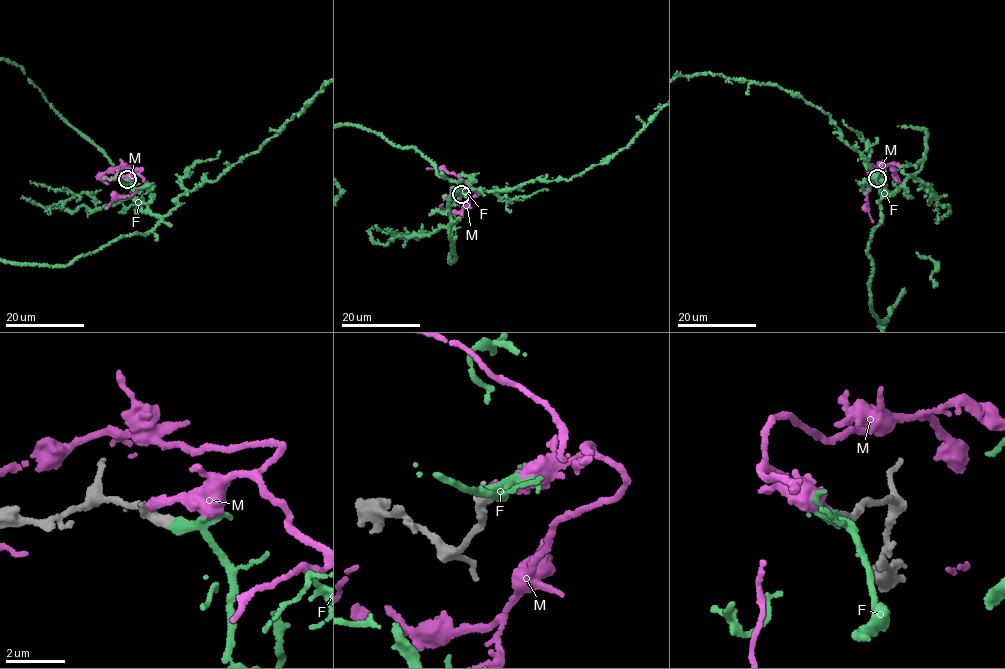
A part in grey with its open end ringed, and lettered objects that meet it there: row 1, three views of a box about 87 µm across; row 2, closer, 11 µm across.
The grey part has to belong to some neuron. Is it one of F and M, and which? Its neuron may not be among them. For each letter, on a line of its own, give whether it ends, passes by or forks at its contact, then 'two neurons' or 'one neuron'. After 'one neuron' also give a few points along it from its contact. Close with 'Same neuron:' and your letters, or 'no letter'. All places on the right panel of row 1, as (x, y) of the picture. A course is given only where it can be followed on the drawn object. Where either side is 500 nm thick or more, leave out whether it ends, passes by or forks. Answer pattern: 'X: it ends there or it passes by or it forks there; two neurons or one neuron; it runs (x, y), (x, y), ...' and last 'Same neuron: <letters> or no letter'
F: it ends there; one neuron
M: it ends there; two neurons
Same neuron: F

